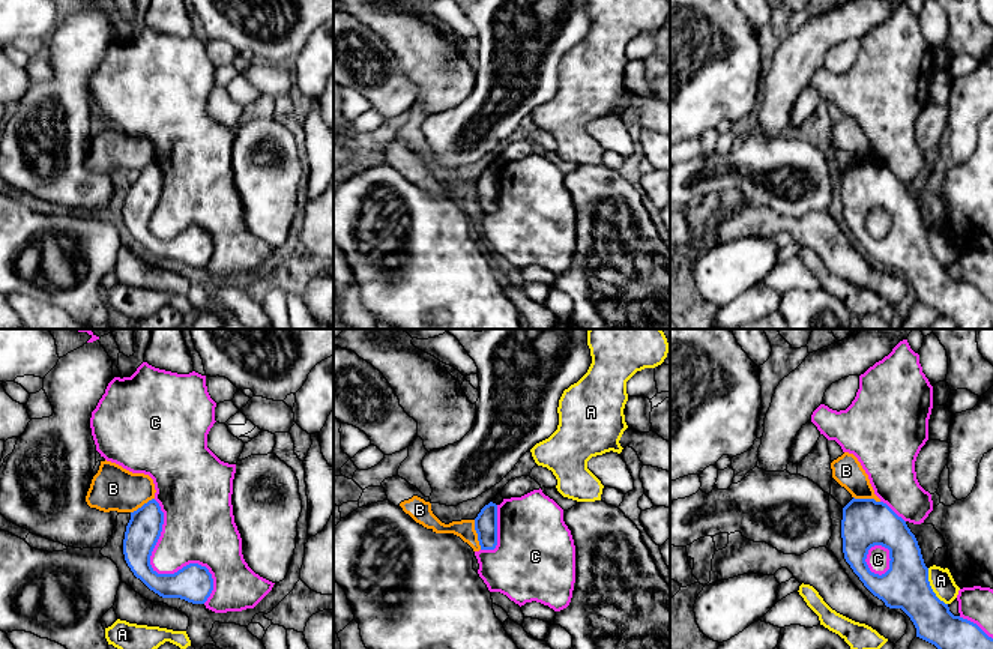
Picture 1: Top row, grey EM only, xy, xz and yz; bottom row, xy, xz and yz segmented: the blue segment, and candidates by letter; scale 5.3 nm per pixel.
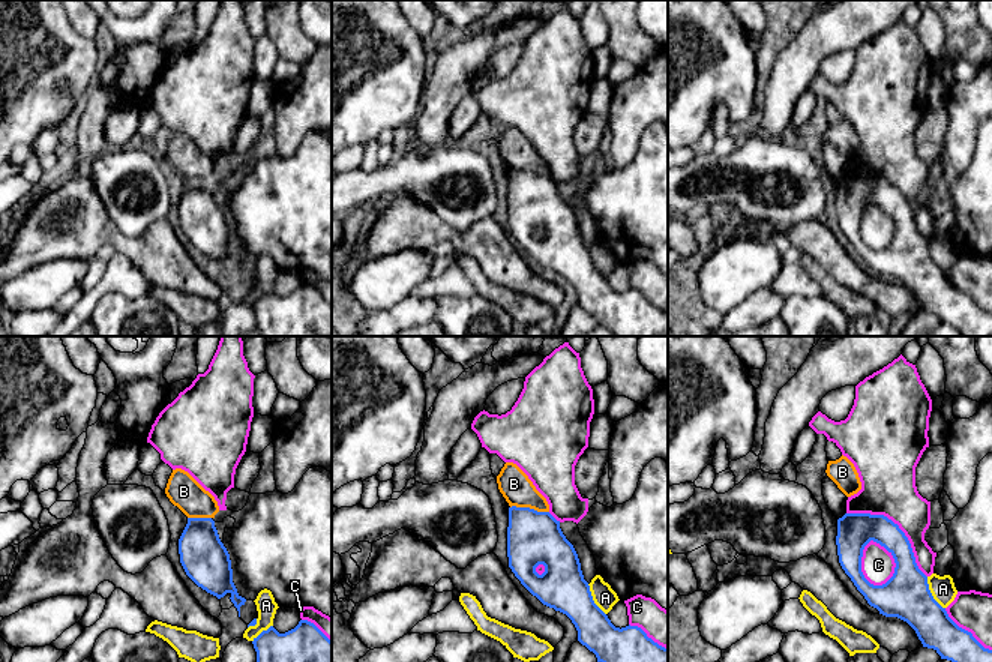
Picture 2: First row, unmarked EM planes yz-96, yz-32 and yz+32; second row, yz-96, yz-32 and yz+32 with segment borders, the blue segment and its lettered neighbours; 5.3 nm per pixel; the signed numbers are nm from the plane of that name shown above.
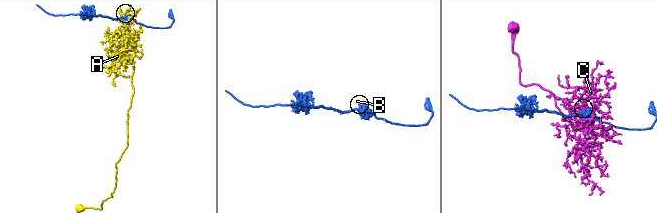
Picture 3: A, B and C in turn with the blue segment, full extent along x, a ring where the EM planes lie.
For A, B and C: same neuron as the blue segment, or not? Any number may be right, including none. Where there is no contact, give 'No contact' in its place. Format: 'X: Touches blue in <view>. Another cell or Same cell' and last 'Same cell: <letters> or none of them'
A: Touches blue in yz. Another cell
B: Touches blue in xz. Another cell
C: Touches blue in xy. Another cell
Same cell: none of them

